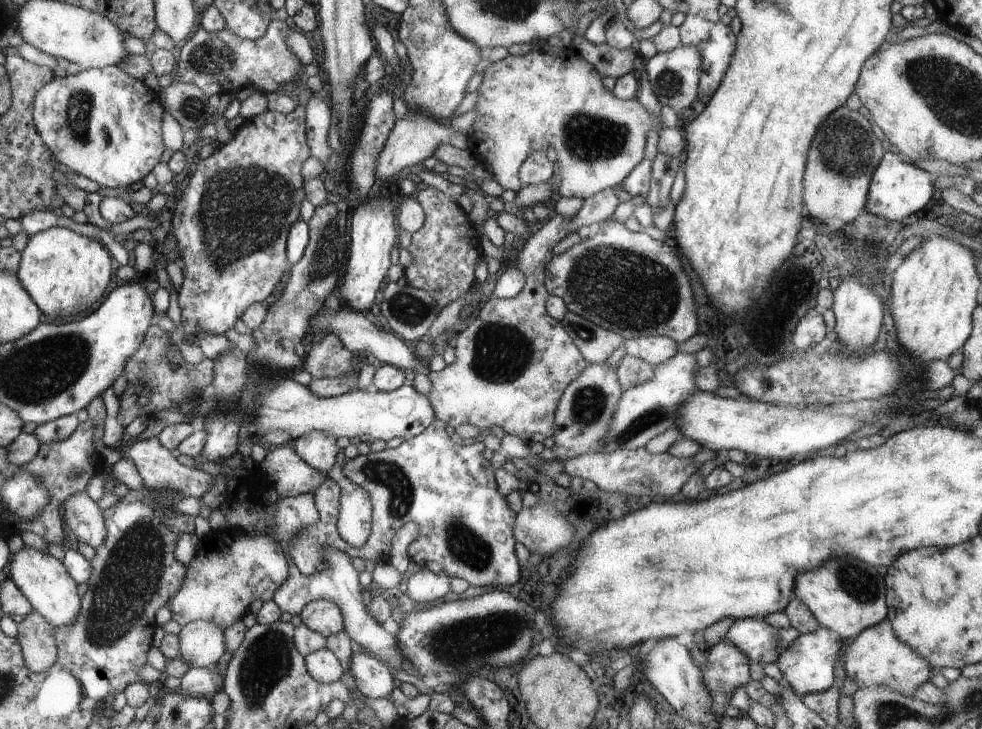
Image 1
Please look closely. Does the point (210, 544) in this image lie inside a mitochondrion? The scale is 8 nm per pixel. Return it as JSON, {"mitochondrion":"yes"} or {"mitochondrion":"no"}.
{"mitochondrion":"no"}

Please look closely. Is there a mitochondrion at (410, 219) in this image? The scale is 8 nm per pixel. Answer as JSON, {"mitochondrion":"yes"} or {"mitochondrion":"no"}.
{"mitochondrion":"no"}

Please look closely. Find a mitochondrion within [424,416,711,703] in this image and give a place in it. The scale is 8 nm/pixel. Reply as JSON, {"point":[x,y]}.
{"point":[464,543]}

